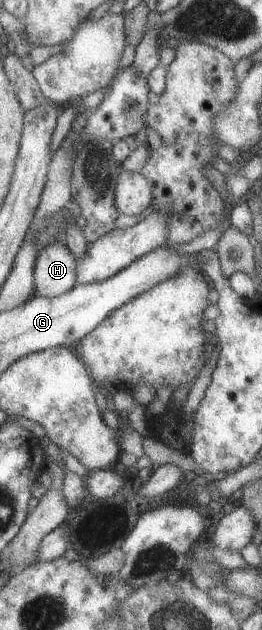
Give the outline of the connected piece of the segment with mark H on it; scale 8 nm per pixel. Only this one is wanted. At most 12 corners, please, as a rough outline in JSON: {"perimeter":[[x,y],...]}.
{"perimeter":[[55,242],[38,252],[38,295],[63,296],[78,285],[78,259]]}

